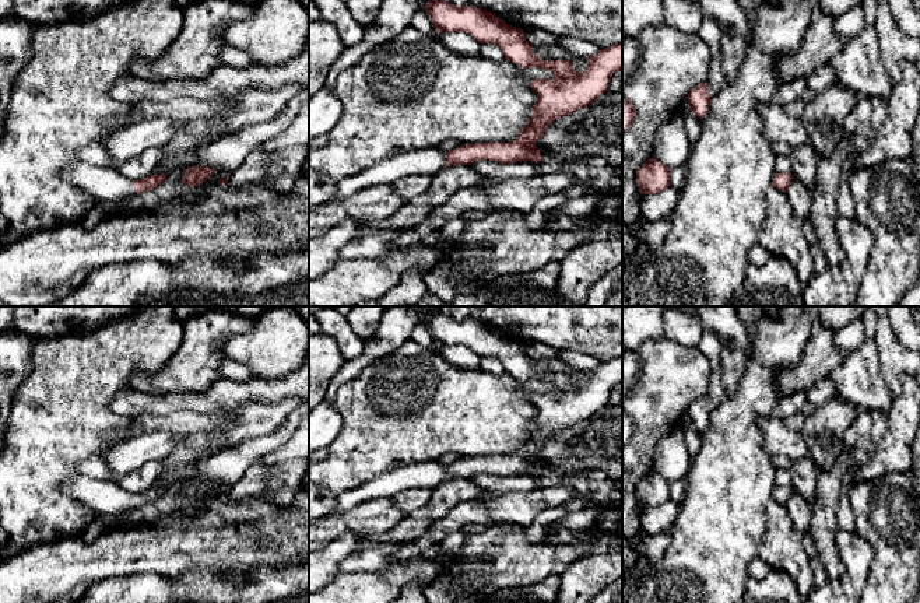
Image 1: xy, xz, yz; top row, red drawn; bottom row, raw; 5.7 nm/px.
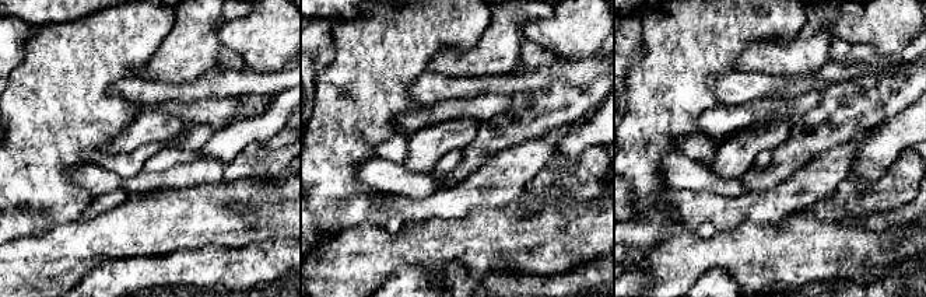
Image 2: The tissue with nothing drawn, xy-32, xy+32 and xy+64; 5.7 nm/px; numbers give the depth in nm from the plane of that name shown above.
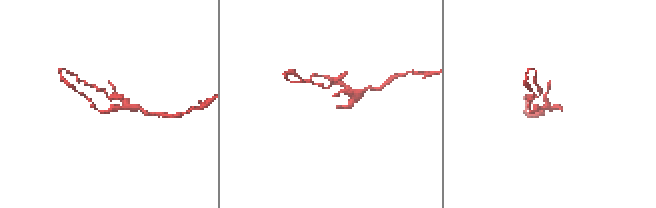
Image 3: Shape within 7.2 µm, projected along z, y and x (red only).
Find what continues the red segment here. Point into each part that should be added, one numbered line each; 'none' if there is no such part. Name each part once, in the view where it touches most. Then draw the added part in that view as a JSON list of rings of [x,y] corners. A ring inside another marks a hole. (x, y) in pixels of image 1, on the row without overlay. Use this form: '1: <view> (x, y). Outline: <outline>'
1: xy (105, 497). Outline: [[[85,474],[69,478],[63,492],[88,505],[98,515],[110,515],[134,508],[133,494],[113,481],[95,480]]]

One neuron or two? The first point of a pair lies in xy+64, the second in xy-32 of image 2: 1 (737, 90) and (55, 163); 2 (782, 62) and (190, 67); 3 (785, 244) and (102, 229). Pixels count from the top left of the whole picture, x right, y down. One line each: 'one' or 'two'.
1: two
2: one
3: one

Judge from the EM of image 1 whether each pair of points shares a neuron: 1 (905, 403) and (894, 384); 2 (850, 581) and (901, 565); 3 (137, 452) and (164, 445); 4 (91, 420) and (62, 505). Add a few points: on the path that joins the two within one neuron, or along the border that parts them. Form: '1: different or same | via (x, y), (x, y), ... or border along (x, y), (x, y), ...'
1: different | border along (905, 372), (899, 378), (899, 391), (892, 398)
2: different | border along (867, 542), (873, 550), (873, 560), (863, 588)
3: same | via (144, 447), (157, 445)
4: same | via (73, 441), (51, 463), (51, 484)

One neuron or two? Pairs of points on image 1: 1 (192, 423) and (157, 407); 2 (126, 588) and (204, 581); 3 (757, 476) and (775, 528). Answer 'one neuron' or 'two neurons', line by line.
1: two neurons
2: one neuron
3: two neurons

